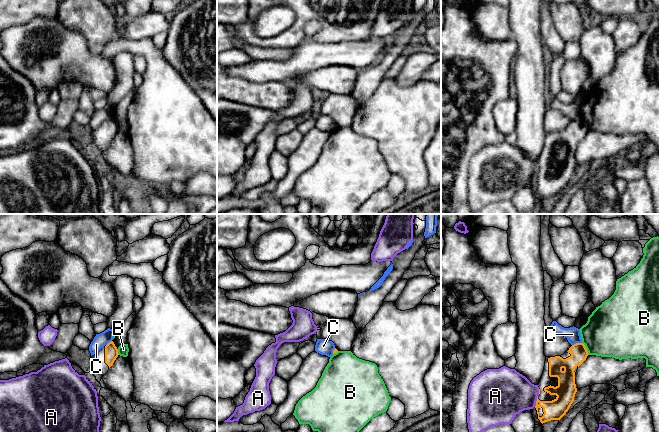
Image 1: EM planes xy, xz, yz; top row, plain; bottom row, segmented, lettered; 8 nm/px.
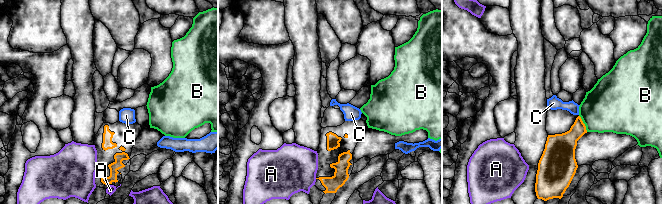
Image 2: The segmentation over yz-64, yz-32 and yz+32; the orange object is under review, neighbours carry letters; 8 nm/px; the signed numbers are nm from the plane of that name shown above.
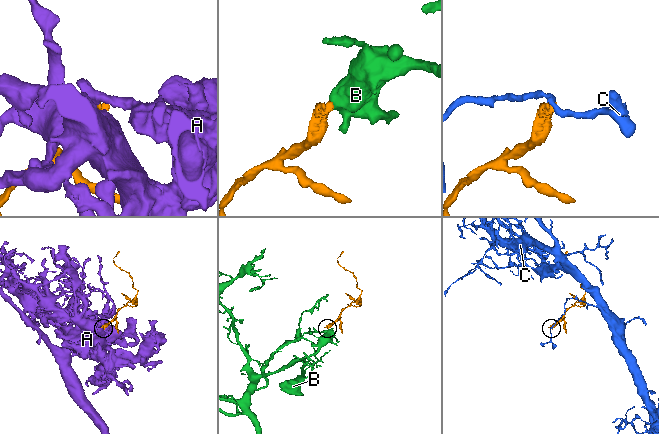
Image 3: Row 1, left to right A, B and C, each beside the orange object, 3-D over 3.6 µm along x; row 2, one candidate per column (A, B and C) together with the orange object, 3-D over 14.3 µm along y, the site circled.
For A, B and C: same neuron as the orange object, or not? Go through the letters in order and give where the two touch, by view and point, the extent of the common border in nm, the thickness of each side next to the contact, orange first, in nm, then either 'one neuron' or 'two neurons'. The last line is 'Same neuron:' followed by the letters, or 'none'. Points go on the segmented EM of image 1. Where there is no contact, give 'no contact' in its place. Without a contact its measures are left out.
A: meets orange in yz at (536, 401); contact 90 nm long; 160 nm thick on the orange side, 380 nm on the other; two neurons
B: meets orange in yz at (585, 348); contact 120 nm long; 140 nm thick on the orange side, 420 nm on the other; two neurons
C: meets orange in yz at (576, 343); contact 80 nm long; 140 nm thick on the orange side, 120 nm on the other; two neurons
Same neuron: none

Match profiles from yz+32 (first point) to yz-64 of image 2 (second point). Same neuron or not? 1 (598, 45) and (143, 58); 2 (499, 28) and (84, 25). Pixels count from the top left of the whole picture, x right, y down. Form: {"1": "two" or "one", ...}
{"1": "two", "2": "two"}

